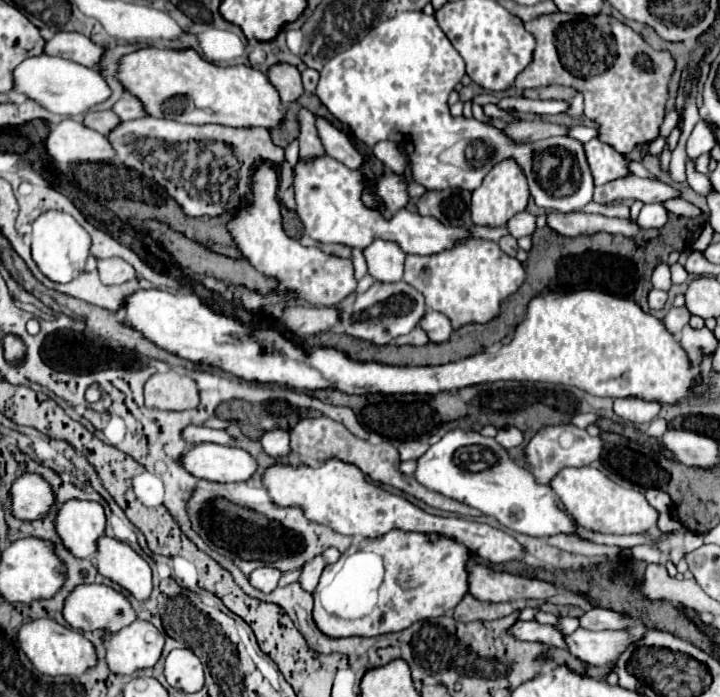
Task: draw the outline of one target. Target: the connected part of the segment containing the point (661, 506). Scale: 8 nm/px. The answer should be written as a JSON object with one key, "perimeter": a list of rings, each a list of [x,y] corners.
{"perimeter":[[[647,489],[645,497],[647,497],[649,505],[653,505],[659,513],[671,511],[671,499],[669,499],[669,495],[665,491],[661,491],[661,489]]]}

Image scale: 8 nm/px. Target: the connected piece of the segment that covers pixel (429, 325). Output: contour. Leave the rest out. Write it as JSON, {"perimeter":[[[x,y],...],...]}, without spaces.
{"perimeter":[[[427,311],[421,321],[419,327],[427,333],[431,343],[443,343],[451,337],[453,327],[449,323],[449,319],[445,319],[445,315],[441,315],[439,311]]]}

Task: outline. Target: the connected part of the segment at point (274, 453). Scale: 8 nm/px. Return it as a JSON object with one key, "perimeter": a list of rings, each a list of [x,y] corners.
{"perimeter":[[[267,431],[261,437],[261,445],[273,459],[281,459],[289,453],[289,433],[287,431]]]}

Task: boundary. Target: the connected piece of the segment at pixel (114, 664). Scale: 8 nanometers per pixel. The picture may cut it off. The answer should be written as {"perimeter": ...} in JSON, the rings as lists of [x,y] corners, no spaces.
{"perimeter":[[[135,619],[117,633],[105,633],[103,645],[109,671],[113,675],[133,675],[133,671],[153,667],[157,663],[165,639],[153,623]]]}

